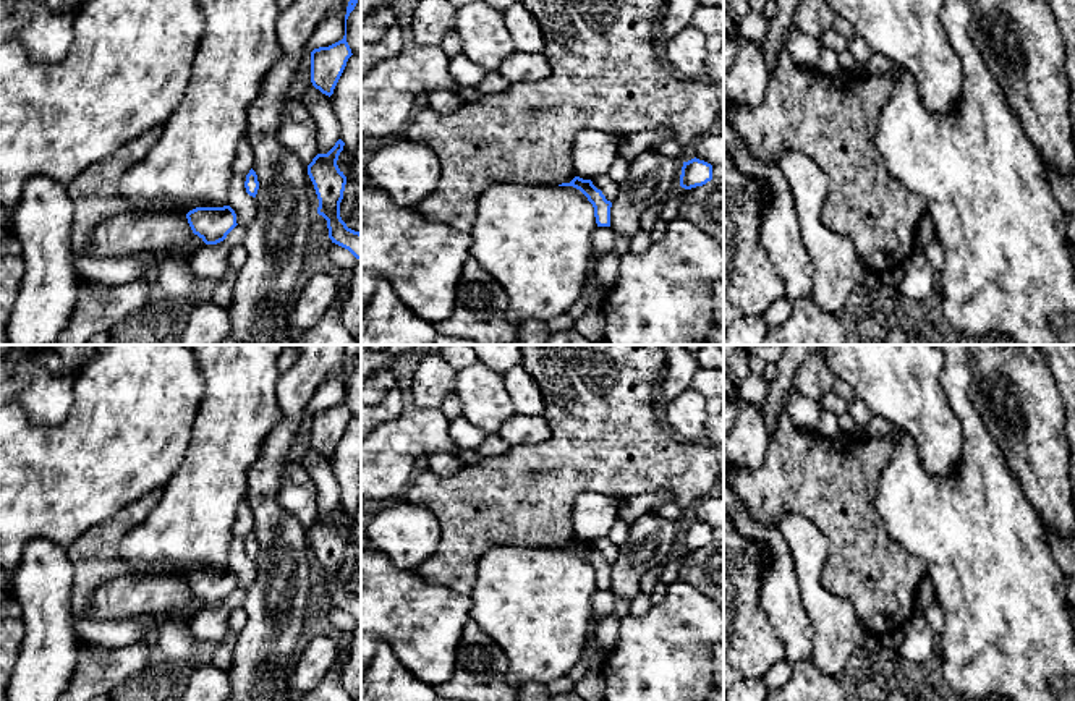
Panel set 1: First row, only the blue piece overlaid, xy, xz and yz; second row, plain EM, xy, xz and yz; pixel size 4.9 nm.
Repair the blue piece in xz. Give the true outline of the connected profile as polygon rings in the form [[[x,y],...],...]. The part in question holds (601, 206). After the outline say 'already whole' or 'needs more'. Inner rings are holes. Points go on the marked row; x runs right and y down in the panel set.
[[[575,176],[570,183],[562,183],[559,186],[573,186],[580,189],[594,207],[594,217],[597,227],[610,227],[610,207],[612,202],[605,199],[601,189],[597,189],[591,180],[583,180]]]; already whole

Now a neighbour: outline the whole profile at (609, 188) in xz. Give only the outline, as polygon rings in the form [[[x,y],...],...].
[[[607,175],[591,178],[593,185],[602,191],[607,201],[614,202],[620,191],[620,185],[612,181]]]

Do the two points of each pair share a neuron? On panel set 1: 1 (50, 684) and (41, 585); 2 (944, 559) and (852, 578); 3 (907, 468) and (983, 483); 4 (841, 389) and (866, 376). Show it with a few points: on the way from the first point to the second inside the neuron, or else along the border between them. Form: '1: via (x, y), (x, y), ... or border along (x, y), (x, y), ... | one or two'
1: via (50, 659), (47, 609) | one
2: border along (894, 541), (923, 562), (926, 575) | two
3: via (926, 488), (964, 489) | one
4: border along (837, 378), (857, 397) | two

